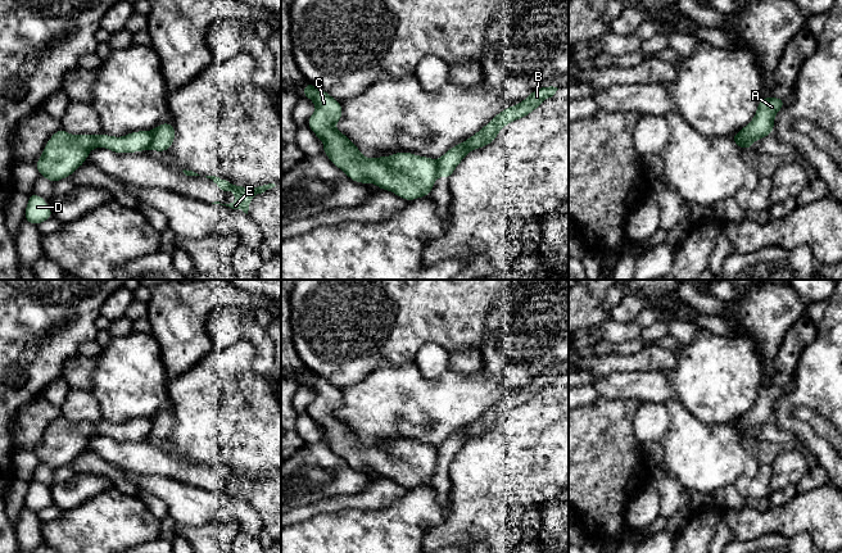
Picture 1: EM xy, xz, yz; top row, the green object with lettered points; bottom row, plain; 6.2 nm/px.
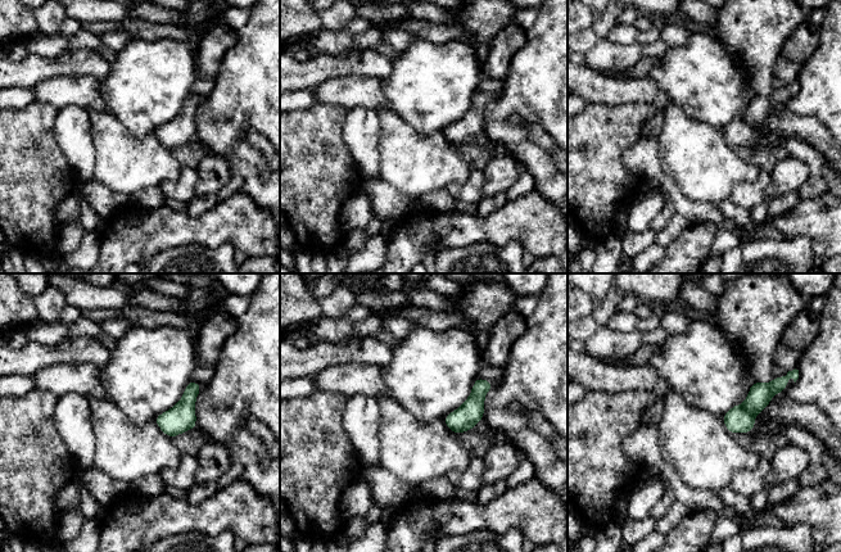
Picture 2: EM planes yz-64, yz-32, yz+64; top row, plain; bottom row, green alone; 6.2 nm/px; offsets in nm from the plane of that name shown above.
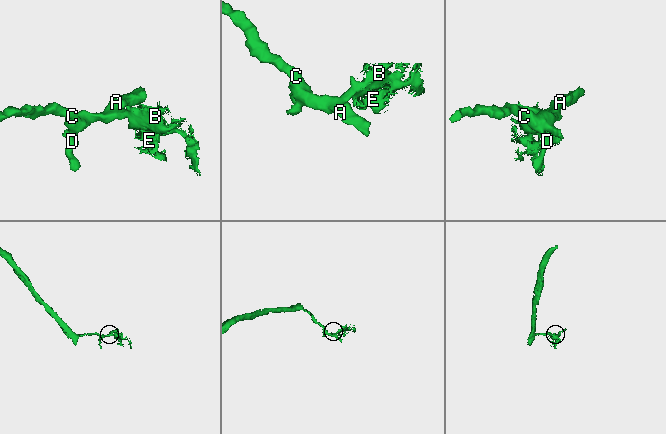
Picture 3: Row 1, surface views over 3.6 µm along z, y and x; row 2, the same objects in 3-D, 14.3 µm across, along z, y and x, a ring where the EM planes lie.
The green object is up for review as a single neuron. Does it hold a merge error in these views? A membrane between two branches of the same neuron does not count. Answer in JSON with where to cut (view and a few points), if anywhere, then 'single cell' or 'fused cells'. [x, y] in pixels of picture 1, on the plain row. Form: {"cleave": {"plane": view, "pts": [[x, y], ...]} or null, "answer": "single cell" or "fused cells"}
{"cleave": {"plane": "yz", "pts": [[737, 421], [737, 426], [741, 430], [752, 429]]}, "answer": "fused cells"}

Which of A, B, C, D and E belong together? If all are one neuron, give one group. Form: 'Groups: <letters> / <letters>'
Groups: A C D / B E

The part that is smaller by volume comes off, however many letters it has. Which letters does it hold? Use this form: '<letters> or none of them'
B, E

